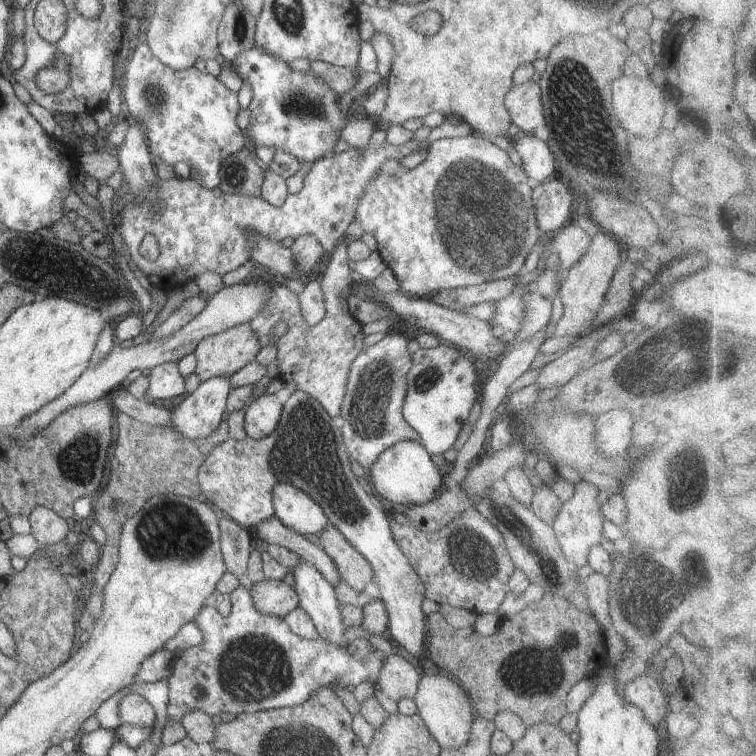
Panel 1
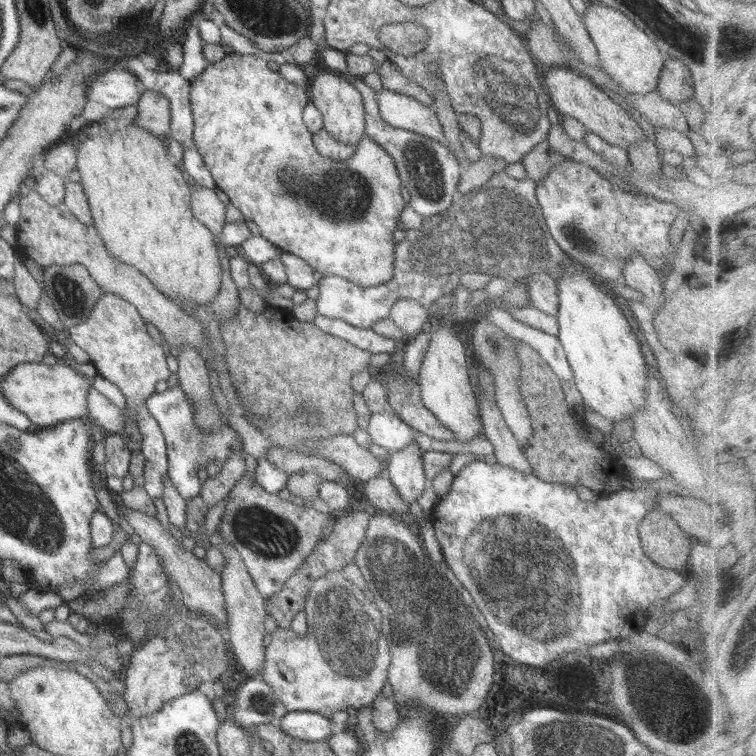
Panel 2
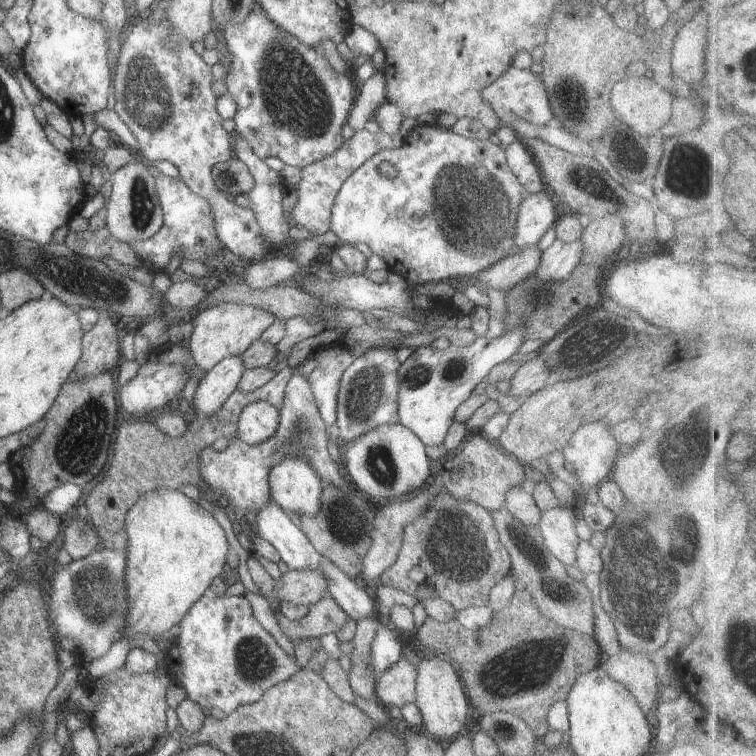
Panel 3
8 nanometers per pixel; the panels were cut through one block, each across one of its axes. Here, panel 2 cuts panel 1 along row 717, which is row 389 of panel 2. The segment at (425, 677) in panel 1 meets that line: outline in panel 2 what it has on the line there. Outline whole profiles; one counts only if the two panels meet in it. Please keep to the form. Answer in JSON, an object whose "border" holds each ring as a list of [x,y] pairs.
{"border":[[[435,323],[438,328],[435,328],[431,332],[429,339],[428,349],[423,356],[423,362],[419,371],[417,384],[420,386],[420,398],[424,406],[436,415],[436,418],[446,428],[454,432],[455,439],[458,442],[468,442],[477,436],[483,436],[483,424],[481,417],[479,416],[478,401],[472,386],[470,386],[470,374],[468,374],[468,354],[466,354],[466,346],[464,342],[458,338],[458,334],[455,332],[455,326],[446,325],[440,326],[439,323]]]}

